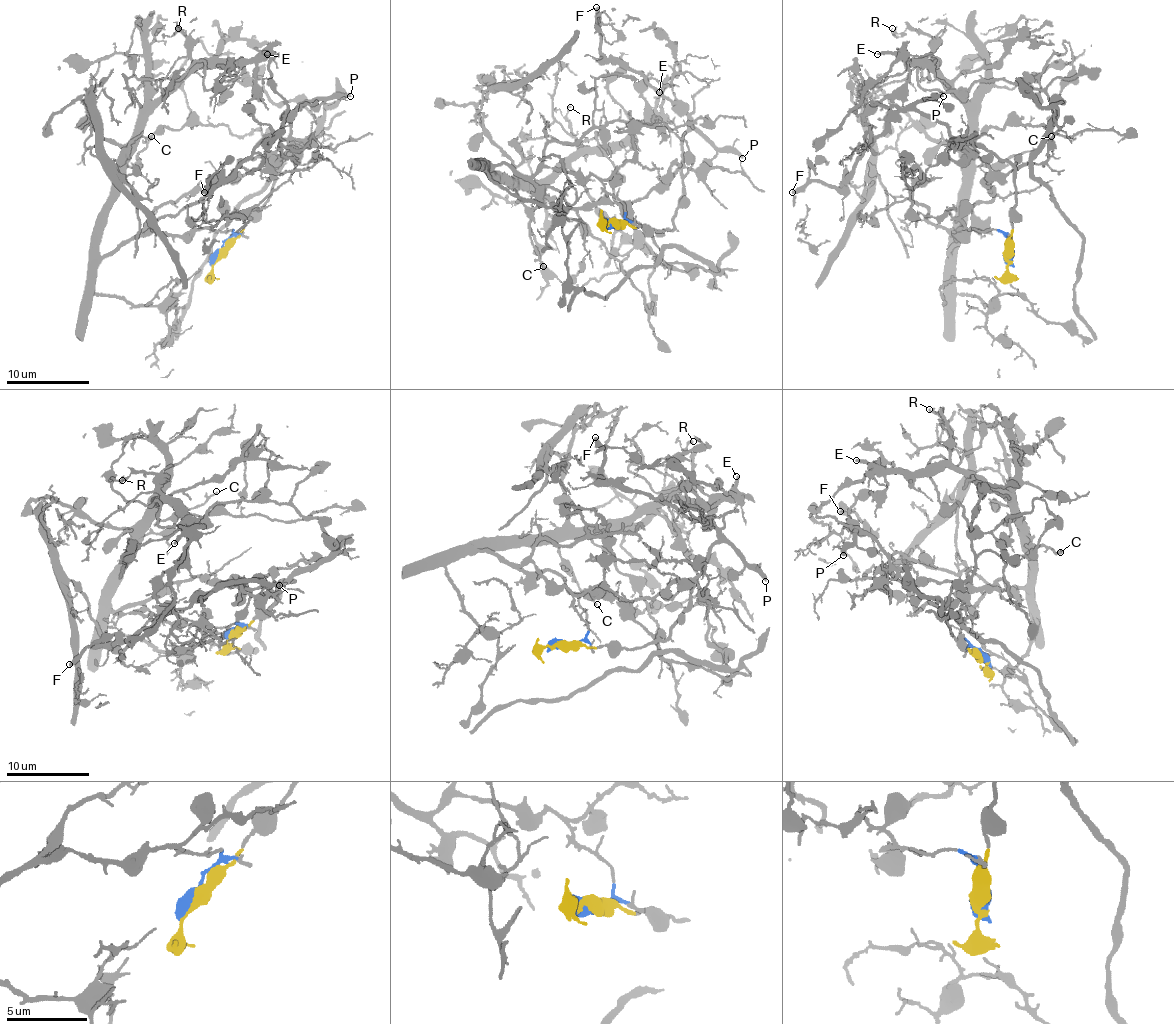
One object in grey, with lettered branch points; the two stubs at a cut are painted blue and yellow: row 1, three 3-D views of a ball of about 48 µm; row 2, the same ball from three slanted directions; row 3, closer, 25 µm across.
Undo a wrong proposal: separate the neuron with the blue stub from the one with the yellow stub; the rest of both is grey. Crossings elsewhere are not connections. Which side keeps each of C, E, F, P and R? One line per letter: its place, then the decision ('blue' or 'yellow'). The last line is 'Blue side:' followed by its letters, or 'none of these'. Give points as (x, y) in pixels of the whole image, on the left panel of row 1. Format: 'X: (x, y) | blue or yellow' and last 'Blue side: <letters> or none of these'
C: (151, 136) | blue
E: (267, 54) | blue
F: (204, 192) | yellow
P: (350, 96) | yellow
R: (178, 28) | blue
Blue side: C, E, R

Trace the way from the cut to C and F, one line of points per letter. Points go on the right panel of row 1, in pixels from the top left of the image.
C: (1008, 257), (1010, 242), (996, 230), (952, 230), (960, 238), (948, 250), (964, 180), (1052, 136)
F: (1008, 257), (1014, 169), (912, 111), (900, 111), (887, 123), (842, 186), (806, 182), (792, 192)

